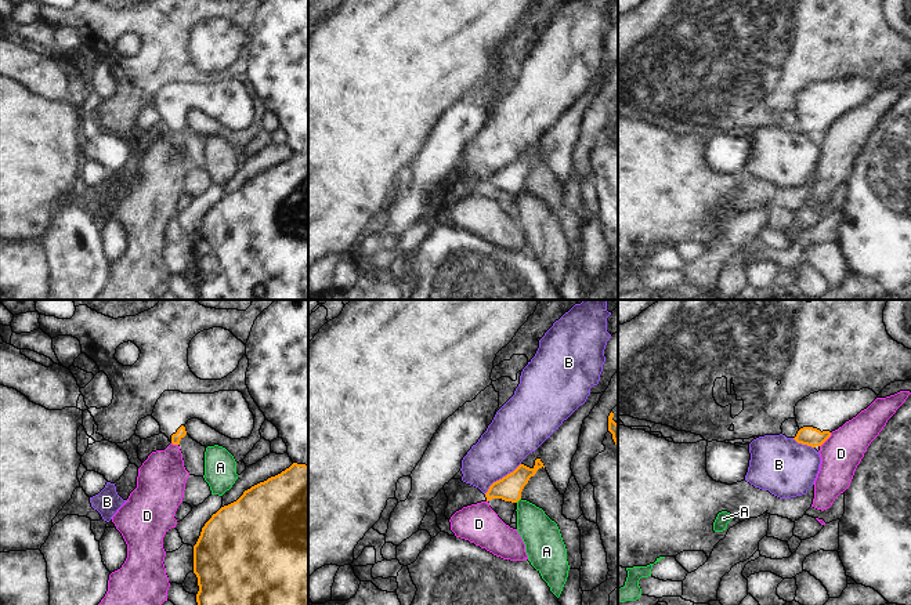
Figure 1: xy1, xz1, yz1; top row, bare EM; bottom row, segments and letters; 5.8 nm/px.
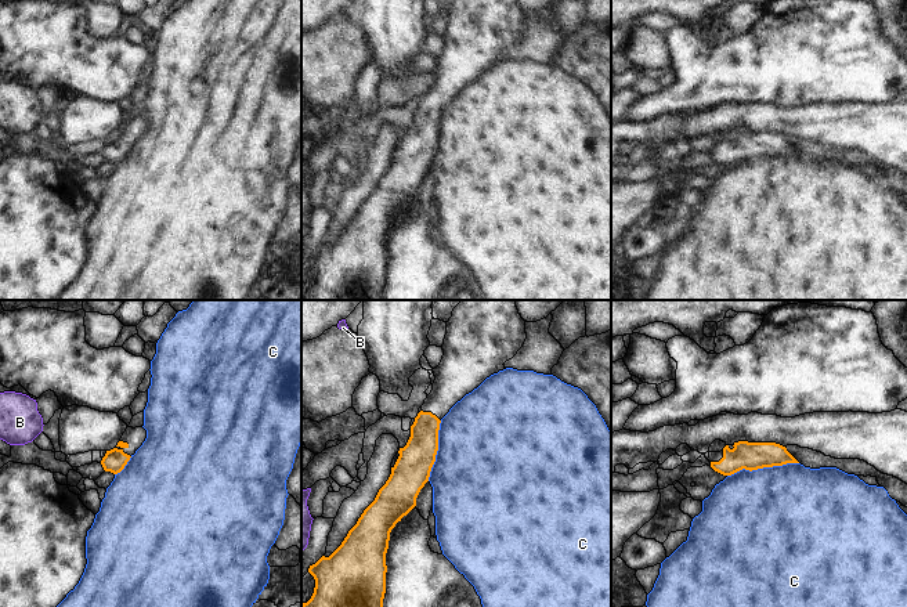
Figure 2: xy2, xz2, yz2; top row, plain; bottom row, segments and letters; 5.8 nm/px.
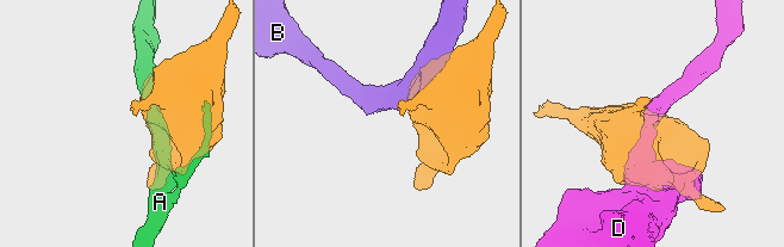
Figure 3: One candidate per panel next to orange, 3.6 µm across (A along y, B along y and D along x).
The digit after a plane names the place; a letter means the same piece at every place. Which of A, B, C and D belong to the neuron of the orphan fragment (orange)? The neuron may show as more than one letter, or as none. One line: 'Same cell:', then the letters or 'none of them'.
Same cell: none of them.

